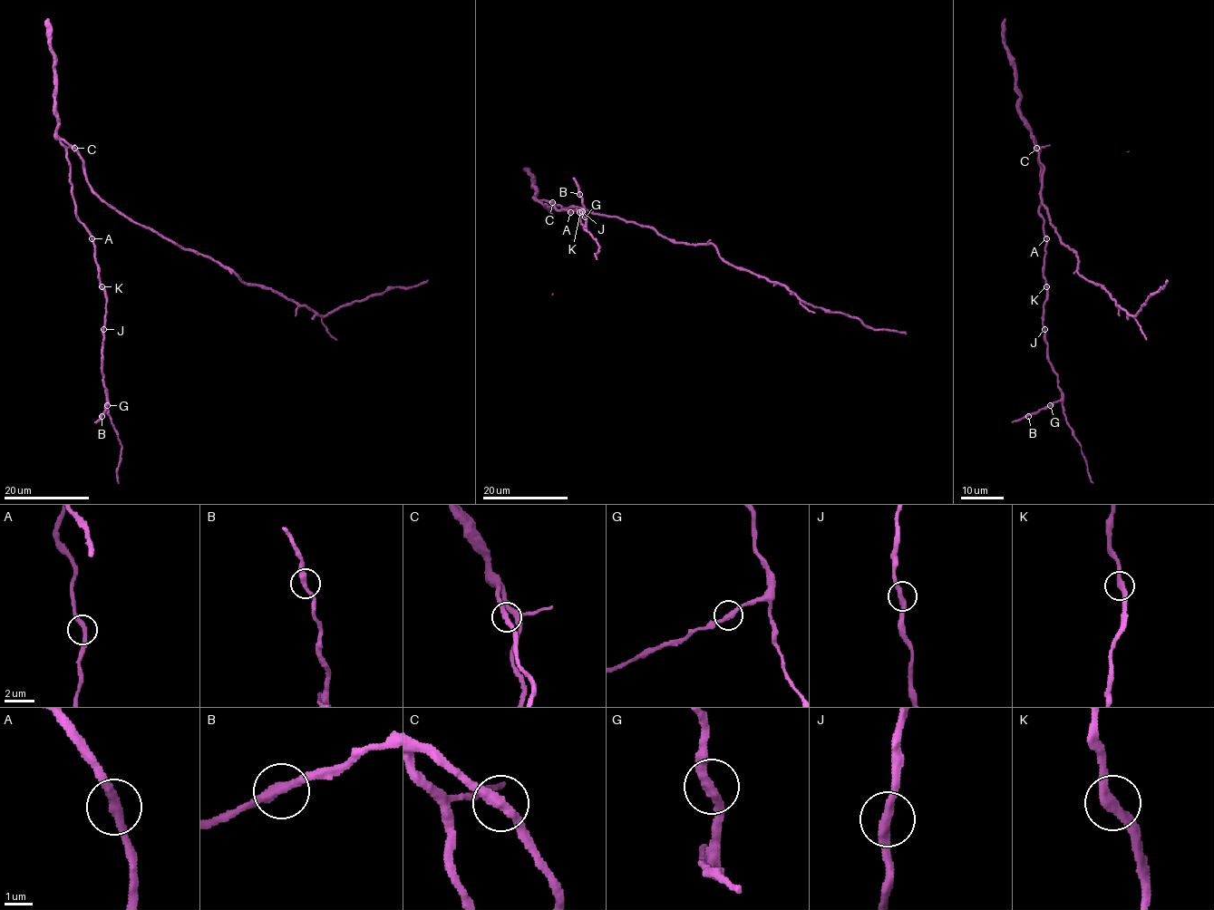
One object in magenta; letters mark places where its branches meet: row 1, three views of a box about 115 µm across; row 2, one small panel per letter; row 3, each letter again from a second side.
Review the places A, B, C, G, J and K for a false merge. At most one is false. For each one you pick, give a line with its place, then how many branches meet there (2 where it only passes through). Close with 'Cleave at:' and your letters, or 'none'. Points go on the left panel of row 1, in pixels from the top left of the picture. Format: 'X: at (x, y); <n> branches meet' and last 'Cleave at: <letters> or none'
Cleave at: none

